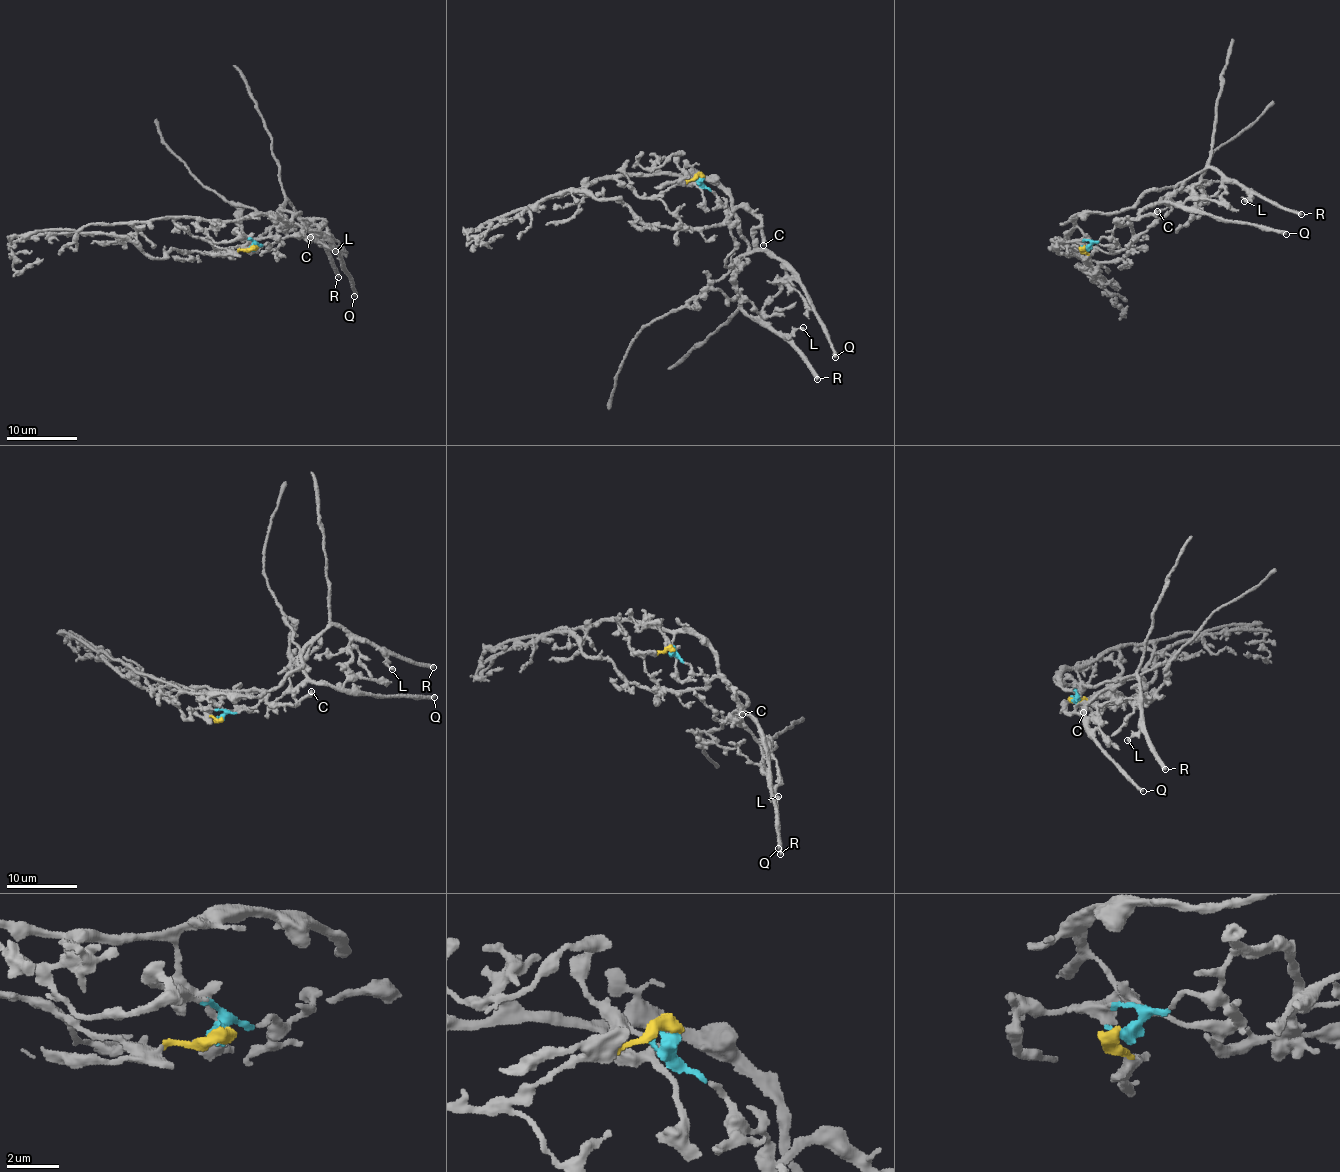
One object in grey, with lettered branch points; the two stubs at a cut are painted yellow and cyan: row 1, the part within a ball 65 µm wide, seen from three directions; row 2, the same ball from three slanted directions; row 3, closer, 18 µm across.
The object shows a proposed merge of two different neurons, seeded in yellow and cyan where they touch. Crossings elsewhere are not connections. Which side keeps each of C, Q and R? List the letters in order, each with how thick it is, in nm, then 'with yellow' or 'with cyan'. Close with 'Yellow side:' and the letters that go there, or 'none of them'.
C: calibre 440 nm; with cyan
Q: calibre 320 nm; with cyan
R: calibre 320 nm; with yellow
Yellow side: R

